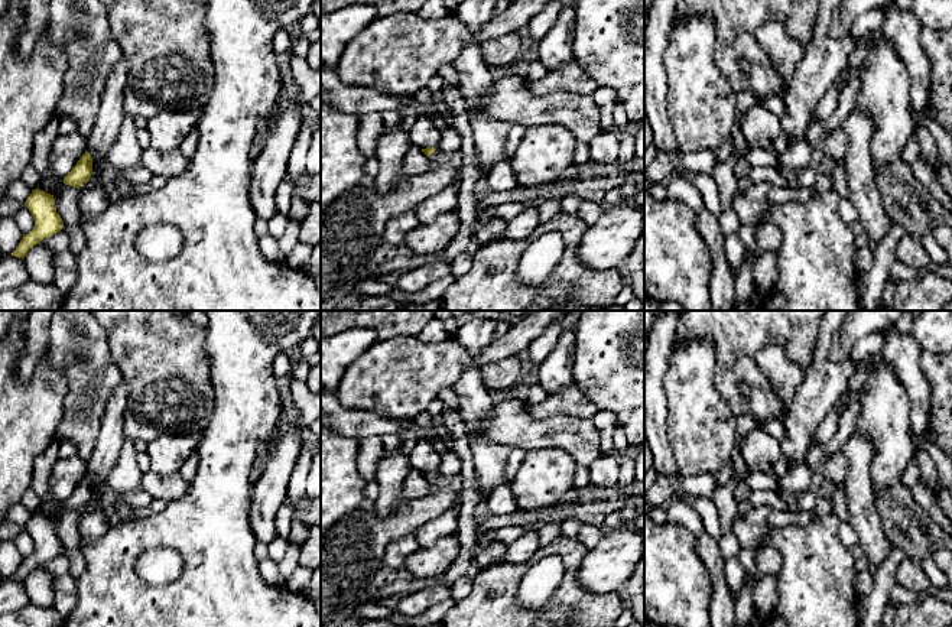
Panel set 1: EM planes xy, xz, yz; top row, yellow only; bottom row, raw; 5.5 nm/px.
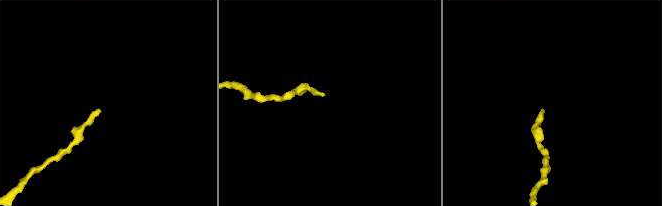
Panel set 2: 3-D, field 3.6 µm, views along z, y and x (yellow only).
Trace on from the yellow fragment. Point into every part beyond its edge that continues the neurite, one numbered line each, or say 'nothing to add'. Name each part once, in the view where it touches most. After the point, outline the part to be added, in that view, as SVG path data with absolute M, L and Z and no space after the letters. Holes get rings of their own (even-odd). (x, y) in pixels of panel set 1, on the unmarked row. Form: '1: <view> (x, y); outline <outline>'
1: xz (436, 480); outline M436 472L428 483L432 488L436 488L445 485L448 480L442 477L439 472Z

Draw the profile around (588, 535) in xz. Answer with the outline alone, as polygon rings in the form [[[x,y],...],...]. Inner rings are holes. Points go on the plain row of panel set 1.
[[[582,524],[575,539],[591,550],[598,545],[604,535],[605,532],[601,529],[601,526]]]

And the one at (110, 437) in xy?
[[[121,379],[107,402],[97,433],[95,448],[87,462],[87,475],[92,481],[92,503],[77,511],[78,517],[87,510],[100,507],[98,493],[107,484],[107,477],[117,464],[126,438],[123,418],[127,405],[129,384]]]

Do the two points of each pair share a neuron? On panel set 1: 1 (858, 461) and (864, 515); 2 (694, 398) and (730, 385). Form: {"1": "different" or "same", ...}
{"1": "same", "2": "different"}

